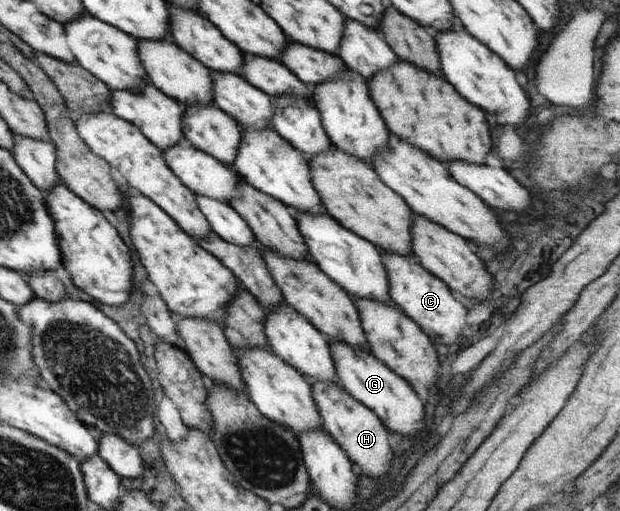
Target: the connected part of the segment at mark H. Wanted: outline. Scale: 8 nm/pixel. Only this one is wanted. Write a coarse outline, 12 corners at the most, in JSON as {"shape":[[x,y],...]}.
{"shape":[[308,382],[322,428],[372,477],[393,461],[389,431],[342,385]]}

